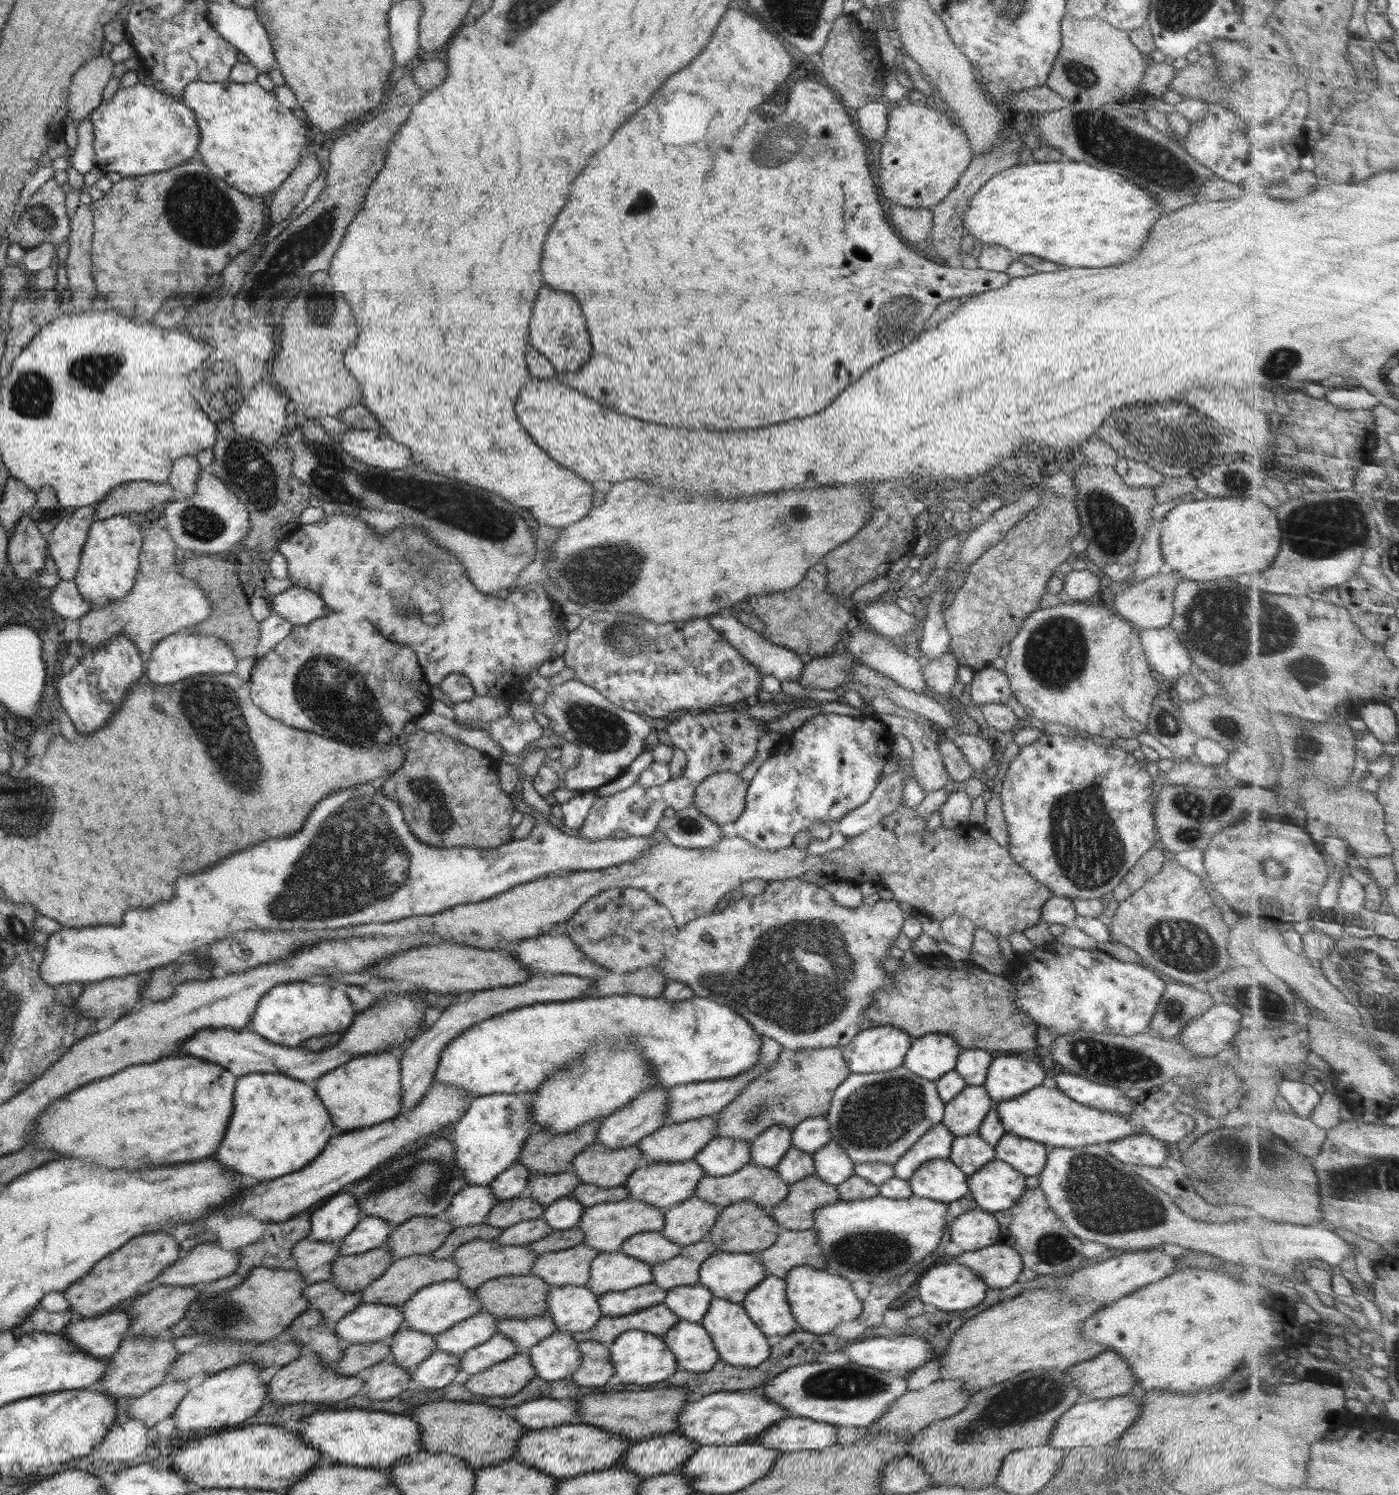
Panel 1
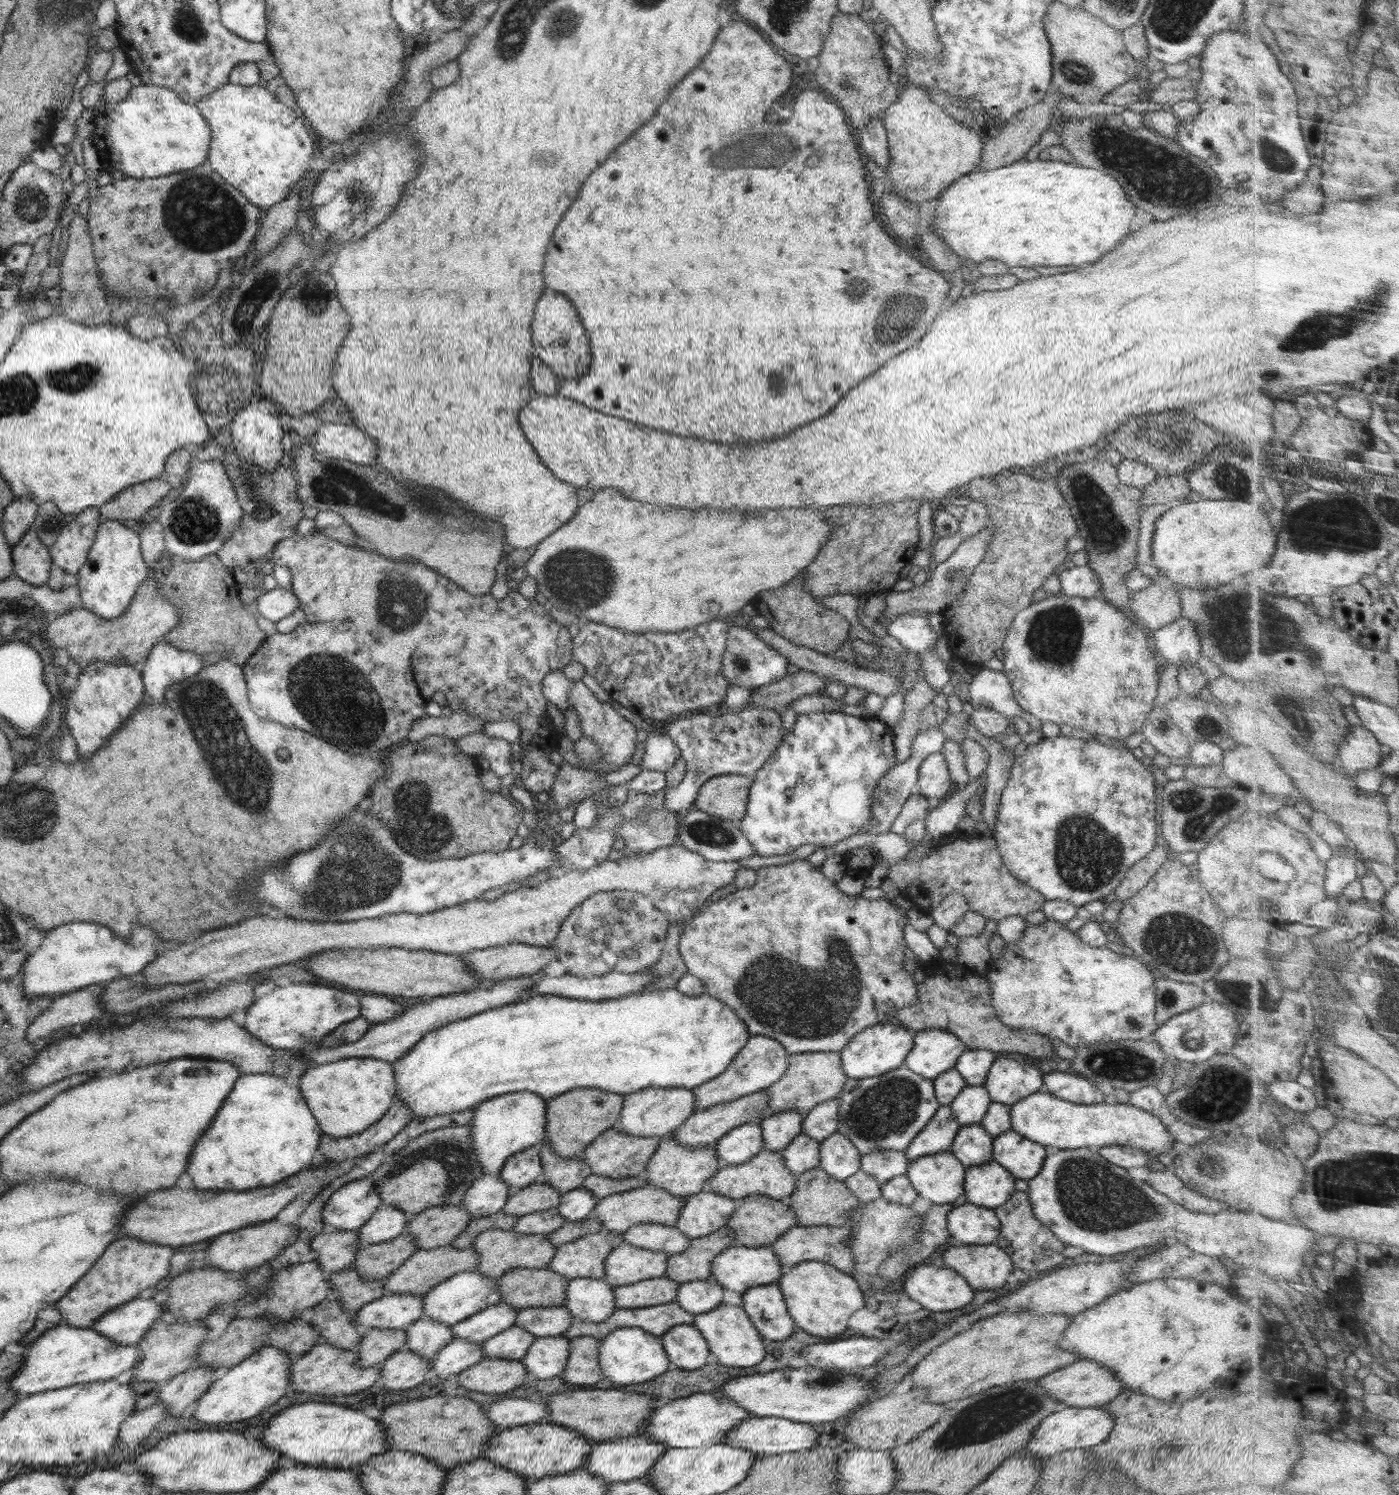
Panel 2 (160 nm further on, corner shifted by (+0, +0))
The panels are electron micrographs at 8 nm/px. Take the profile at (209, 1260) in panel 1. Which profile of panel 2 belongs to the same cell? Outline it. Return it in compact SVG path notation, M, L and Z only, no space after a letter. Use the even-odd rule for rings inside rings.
M276 1218L250 1225L238 1230L222 1233L209 1244L201 1267L218 1267L238 1276L274 1260L282 1250L297 1239L299 1228L294 1224L282 1224Z

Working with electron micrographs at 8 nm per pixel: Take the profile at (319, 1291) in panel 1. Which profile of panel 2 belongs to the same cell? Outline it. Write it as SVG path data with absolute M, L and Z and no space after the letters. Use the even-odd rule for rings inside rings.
M354 1268L331 1273L327 1279L334 1293L339 1294L344 1310L354 1316L365 1304L387 1294L381 1280L364 1280Z

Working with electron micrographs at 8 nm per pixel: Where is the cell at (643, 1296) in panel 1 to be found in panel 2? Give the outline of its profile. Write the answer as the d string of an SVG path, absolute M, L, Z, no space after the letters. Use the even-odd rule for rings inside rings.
M664 1276L614 1287L616 1310L668 1304L675 1300L679 1285Z

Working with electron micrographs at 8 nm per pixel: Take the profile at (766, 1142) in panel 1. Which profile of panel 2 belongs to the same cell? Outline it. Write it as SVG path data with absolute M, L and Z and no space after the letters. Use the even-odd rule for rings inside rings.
M785 1110L778 1114L768 1114L759 1122L765 1142L764 1148L780 1153L795 1136L803 1132L801 1127L803 1118L792 1111Z

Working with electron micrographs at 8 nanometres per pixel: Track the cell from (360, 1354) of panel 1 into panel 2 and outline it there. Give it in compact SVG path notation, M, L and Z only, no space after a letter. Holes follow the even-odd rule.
M364 1329L360 1336L357 1355L361 1367L373 1367L406 1346L406 1331Z

